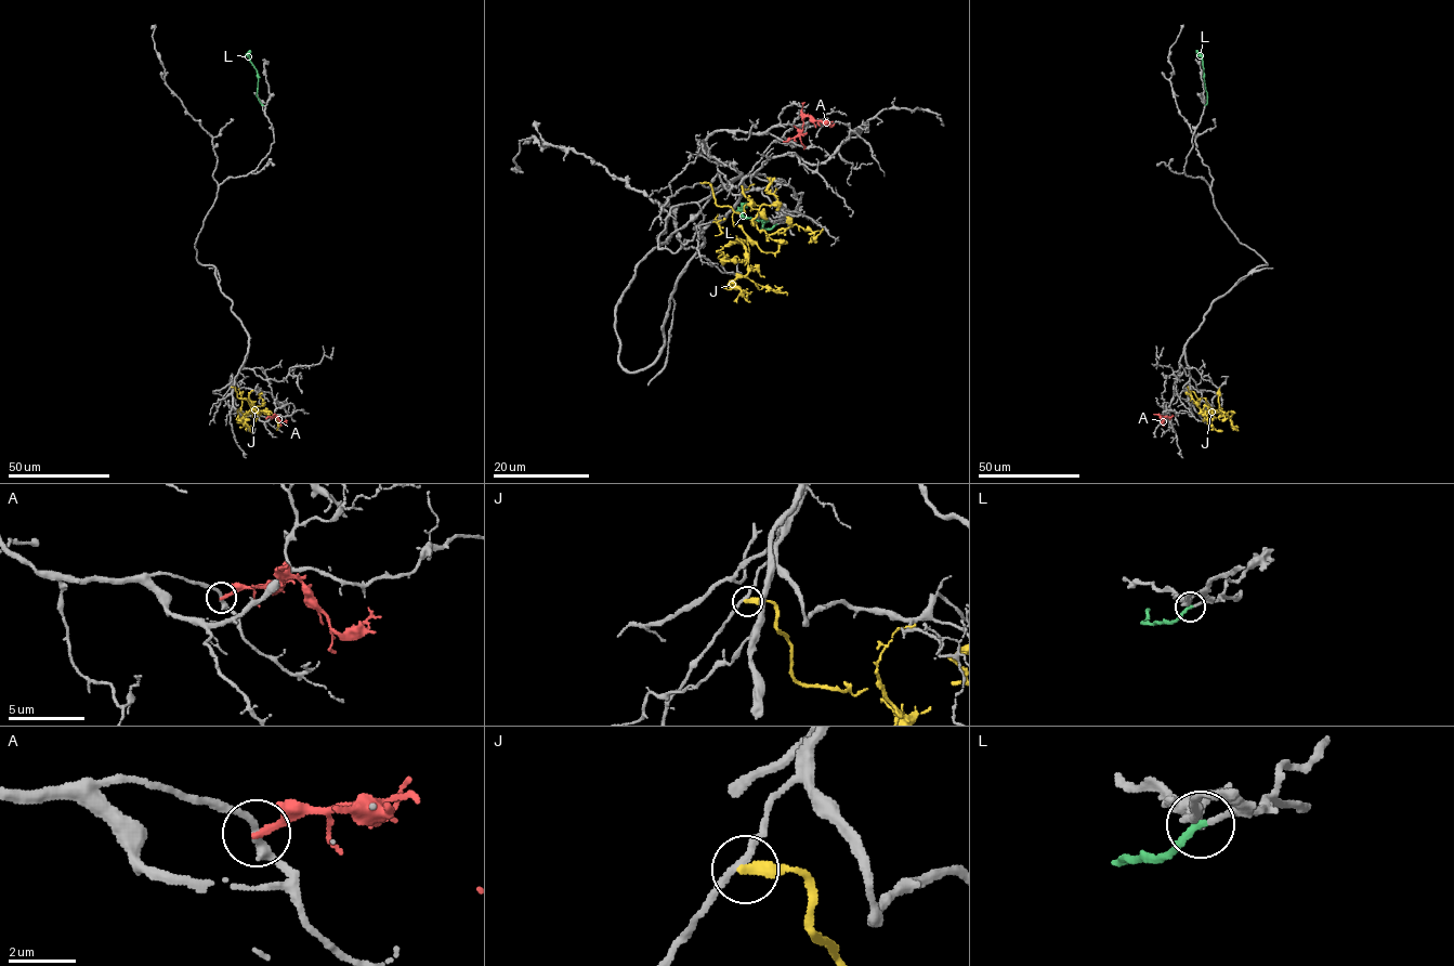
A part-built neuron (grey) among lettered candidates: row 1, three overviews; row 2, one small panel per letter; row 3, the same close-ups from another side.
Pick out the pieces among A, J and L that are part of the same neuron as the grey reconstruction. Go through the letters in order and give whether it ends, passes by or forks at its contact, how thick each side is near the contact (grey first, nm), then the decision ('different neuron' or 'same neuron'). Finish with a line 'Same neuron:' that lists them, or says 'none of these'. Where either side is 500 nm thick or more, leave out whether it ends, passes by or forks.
A: it ends | 240/200 nm | different neuron
J: it ends | 200/300 nm | different neuron
L: it ends | 180/240 nm | same neuron
Same neuron: L

